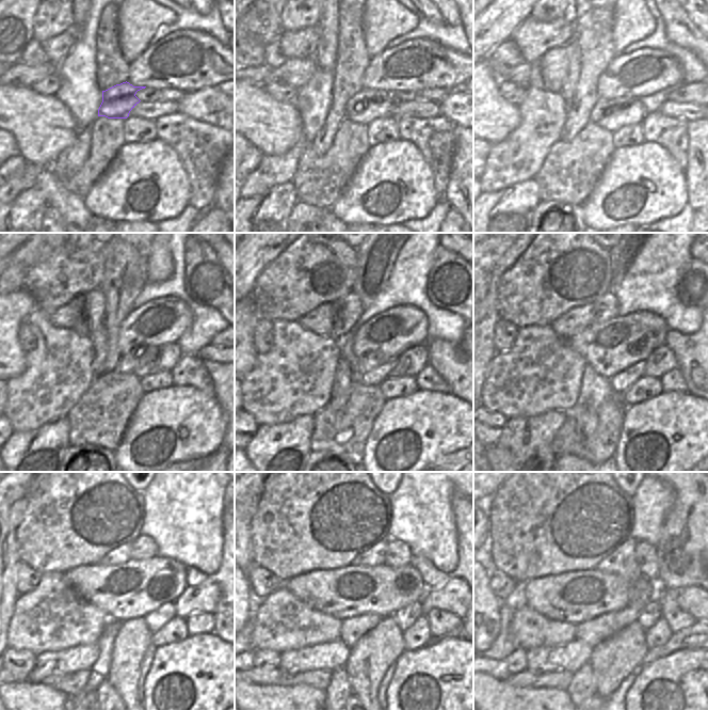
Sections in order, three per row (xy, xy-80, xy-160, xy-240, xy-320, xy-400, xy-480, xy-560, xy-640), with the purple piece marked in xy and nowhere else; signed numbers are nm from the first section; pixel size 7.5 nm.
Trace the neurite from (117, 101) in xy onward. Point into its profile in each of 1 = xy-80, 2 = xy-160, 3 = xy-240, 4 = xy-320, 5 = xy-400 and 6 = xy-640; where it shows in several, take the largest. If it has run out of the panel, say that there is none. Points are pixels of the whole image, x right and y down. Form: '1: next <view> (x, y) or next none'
1: next xy-80 (368, 105)
2: next xy-160 (612, 114)
3: next xy-240 (169, 354)
4: next xy-320 (411, 362)
5: next xy-400 (662, 360)
6: next xy-640 (690, 599)

